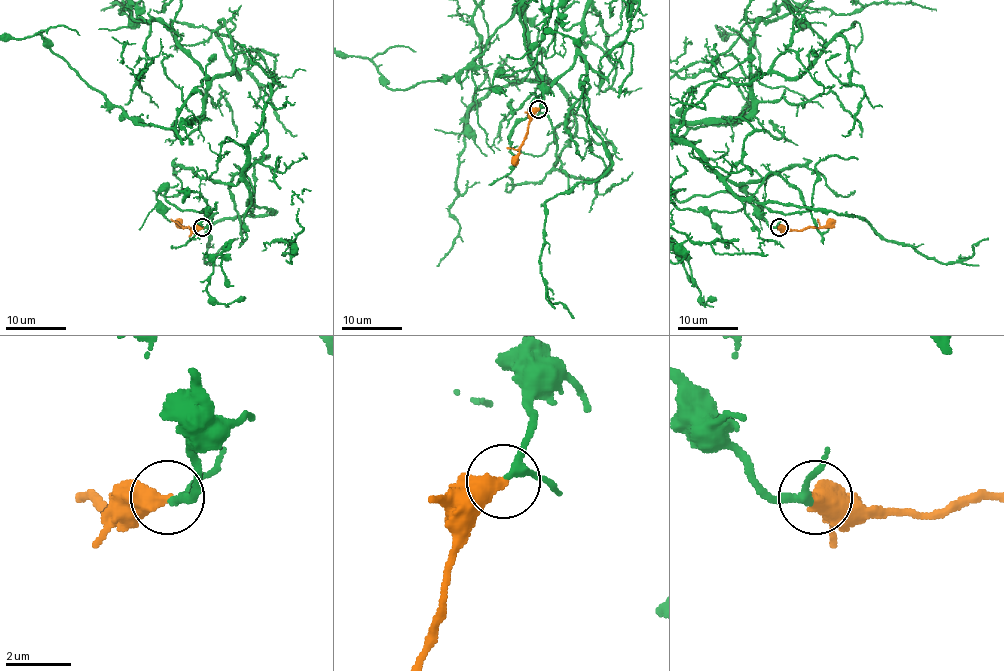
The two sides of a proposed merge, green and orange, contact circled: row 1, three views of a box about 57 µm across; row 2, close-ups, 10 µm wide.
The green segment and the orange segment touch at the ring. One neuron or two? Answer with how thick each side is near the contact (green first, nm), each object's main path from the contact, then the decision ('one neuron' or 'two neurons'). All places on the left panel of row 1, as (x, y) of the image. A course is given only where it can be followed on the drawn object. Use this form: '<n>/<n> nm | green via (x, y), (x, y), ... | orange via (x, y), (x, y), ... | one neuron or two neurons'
200/600 nm | orange via (203, 227), (192, 230), (183, 227), (178, 219) | one neuron

